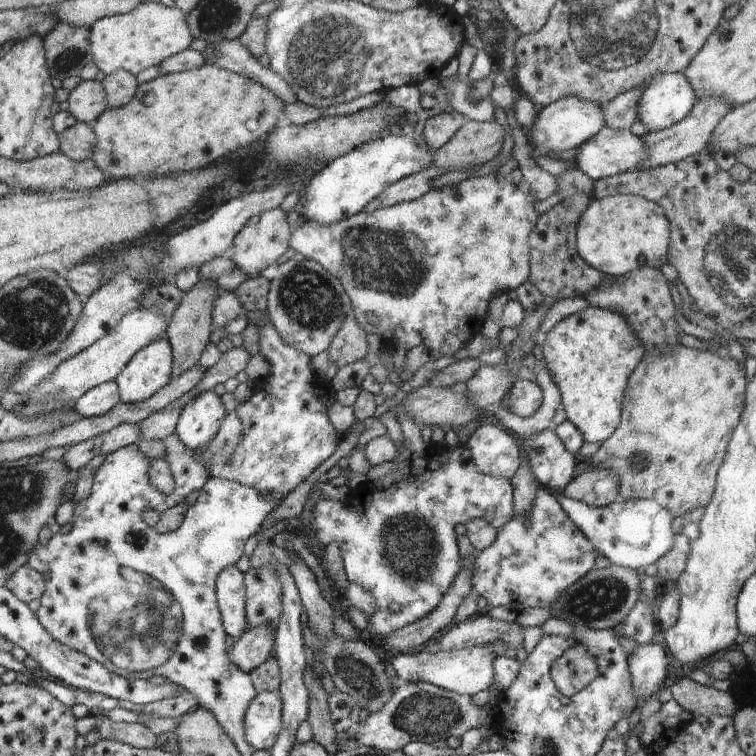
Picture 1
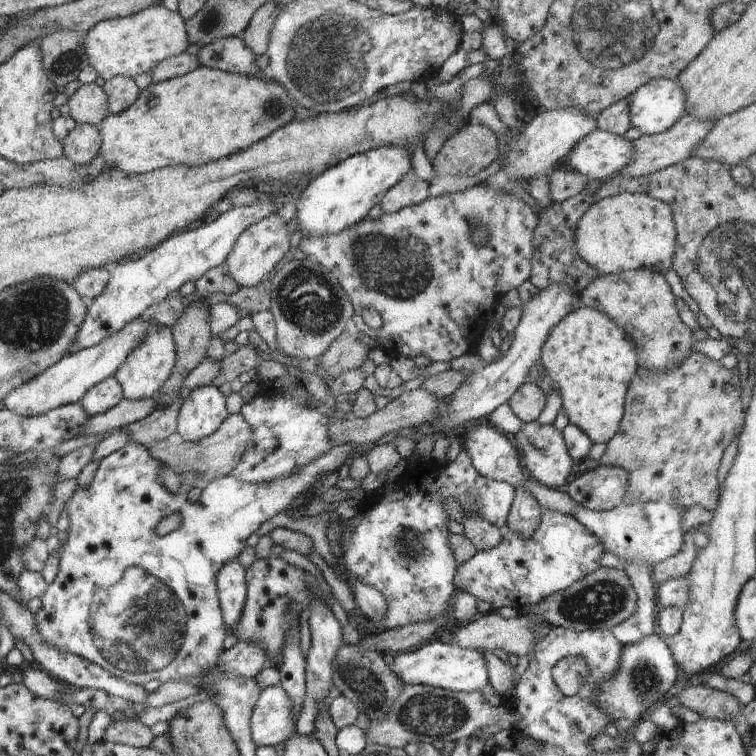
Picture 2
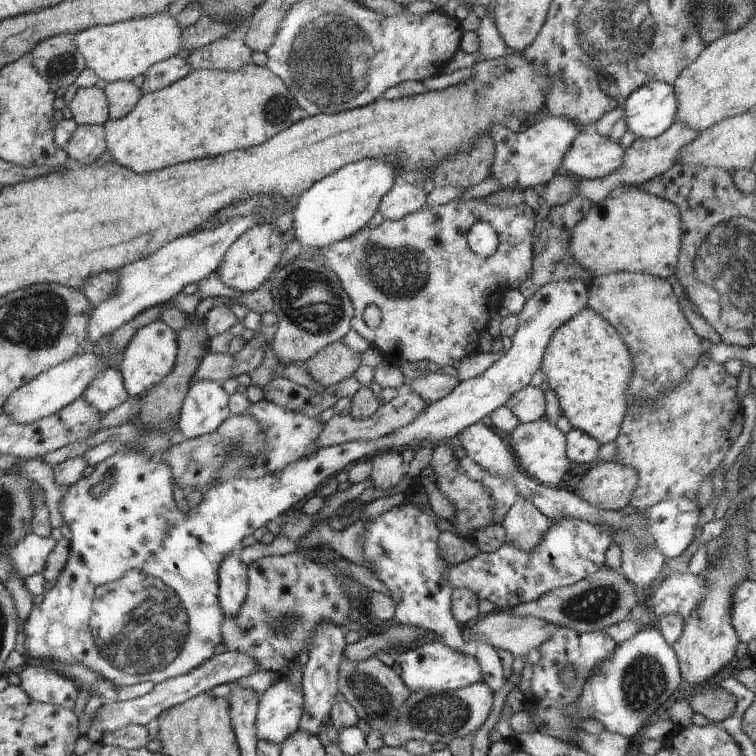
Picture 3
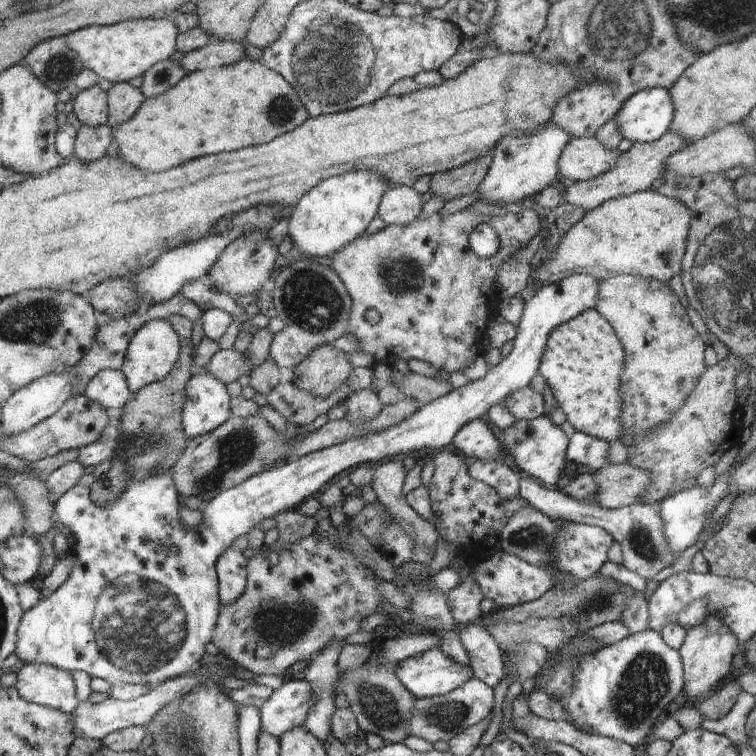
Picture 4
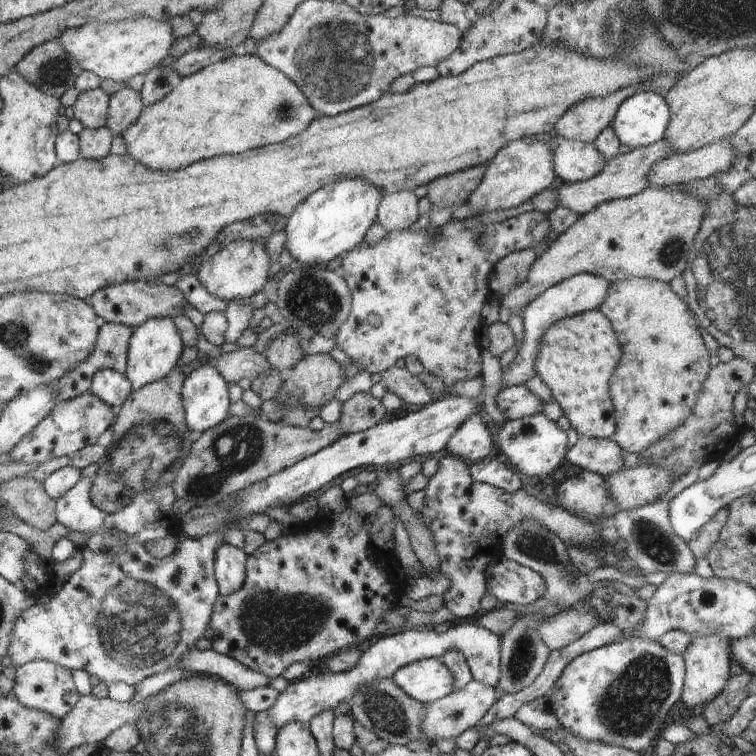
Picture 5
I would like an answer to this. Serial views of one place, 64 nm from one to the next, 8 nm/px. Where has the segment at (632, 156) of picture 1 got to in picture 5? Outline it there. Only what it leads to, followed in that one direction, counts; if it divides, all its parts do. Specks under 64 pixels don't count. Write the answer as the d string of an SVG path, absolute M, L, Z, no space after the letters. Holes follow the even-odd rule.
M555 140L555 146L551 148L551 158L553 158L553 174L557 176L557 184L577 184L593 178L603 170L607 160L595 150L593 144L583 144L577 140Z

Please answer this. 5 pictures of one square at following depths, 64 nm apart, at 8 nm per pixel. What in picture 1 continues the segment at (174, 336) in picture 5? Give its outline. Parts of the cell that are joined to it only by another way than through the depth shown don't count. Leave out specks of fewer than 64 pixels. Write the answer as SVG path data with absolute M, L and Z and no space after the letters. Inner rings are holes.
M165 334L155 338L155 342L149 342L139 352L131 356L131 360L125 364L125 368L117 374L115 386L119 390L119 402L123 404L137 404L149 400L157 390L161 390L171 380L171 350L167 344Z

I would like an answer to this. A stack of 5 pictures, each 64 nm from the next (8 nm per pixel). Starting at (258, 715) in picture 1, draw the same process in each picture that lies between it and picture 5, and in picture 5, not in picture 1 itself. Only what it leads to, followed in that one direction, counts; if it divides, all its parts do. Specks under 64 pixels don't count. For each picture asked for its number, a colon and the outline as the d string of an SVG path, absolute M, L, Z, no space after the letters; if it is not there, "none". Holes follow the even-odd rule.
2: M279 686L259 692L259 698L253 704L249 716L249 732L251 742L257 748L273 748L295 734L291 720L291 702Z
3: M277 680L259 696L255 716L257 740L281 746L281 742L295 734L301 718L301 688Z
4: M289 678L281 688L273 690L271 698L261 706L261 732L281 738L283 732L303 726L307 712L315 702L311 684L301 678Z
5: M459 624L459 626L443 630L443 632L435 632L427 626L425 628L413 628L413 626L403 628L403 630L397 630L397 632L377 640L375 644L371 644L359 656L355 666L345 672L331 674L331 672L321 670L321 672L305 674L303 680L289 682L289 686L279 694L275 704L267 710L267 716L273 720L277 730L281 730L281 726L287 722L309 724L309 720L319 716L321 712L333 712L333 708L337 708L343 702L349 704L361 686L367 686L375 680L387 680L399 668L403 668L407 664L431 660L431 658L439 660L445 652L459 652L463 656L463 660L467 662L473 682L481 682L489 688L495 688L499 682L499 648L501 648L501 638L475 624Z

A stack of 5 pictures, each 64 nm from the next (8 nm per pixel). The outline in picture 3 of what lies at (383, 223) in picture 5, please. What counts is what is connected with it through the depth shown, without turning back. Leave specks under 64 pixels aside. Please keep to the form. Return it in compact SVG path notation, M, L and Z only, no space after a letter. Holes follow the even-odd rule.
M401 176L395 178L391 190L381 198L379 212L383 220L399 220L419 210L427 200L425 190L419 184L409 184Z

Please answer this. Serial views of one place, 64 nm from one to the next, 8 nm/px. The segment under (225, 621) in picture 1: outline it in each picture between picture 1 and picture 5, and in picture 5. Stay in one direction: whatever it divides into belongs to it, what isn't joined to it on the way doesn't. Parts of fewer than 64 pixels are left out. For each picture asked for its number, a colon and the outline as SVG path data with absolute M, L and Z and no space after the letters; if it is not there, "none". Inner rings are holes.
2: M231 560L215 576L215 586L217 586L217 600L219 600L219 610L221 610L221 620L225 630L229 632L235 622L241 616L241 610L245 606L247 598L247 586L245 586L245 572L239 566L239 560Z
3: M229 554L217 572L217 600L223 616L235 618L247 596L247 566L237 554Z
4: M229 546L215 560L215 574L217 574L219 602L221 604L237 602L247 584L247 558L243 558L241 550Z
5: M225 542L217 546L213 558L213 570L215 570L219 596L227 596L243 586L245 562L247 562L247 554L243 550Z

